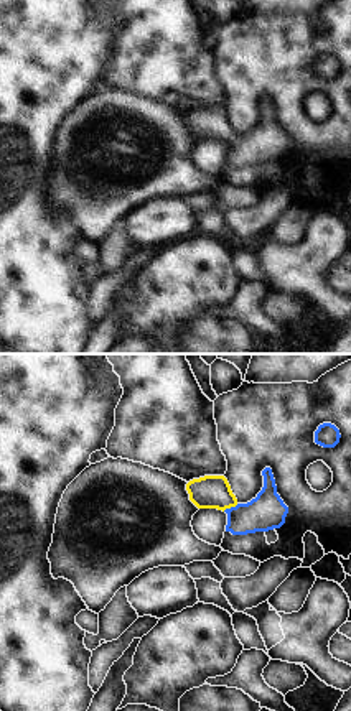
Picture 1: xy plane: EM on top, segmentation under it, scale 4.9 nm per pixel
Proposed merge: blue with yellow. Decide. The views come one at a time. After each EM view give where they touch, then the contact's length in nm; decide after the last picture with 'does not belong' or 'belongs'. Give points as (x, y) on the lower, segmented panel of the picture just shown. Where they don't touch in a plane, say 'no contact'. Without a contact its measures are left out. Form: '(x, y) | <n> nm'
(231, 507) | 90 nm

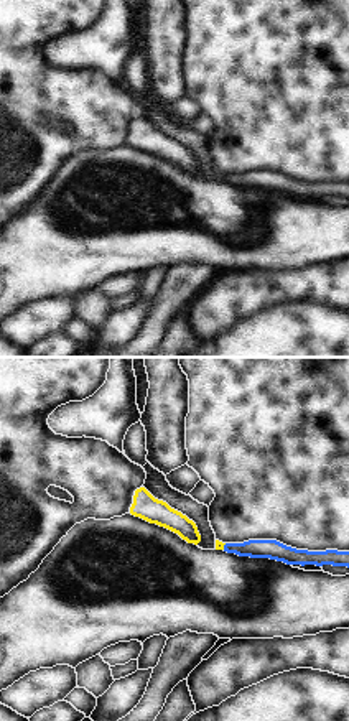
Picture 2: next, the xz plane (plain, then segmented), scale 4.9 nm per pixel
(224, 547) | 40 nm

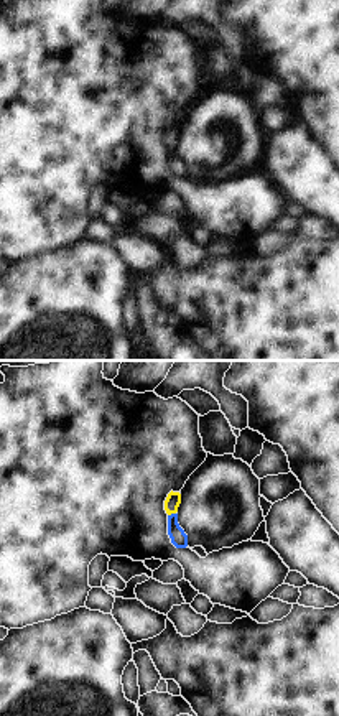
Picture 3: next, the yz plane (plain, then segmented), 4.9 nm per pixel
(171, 514) | 40 nm

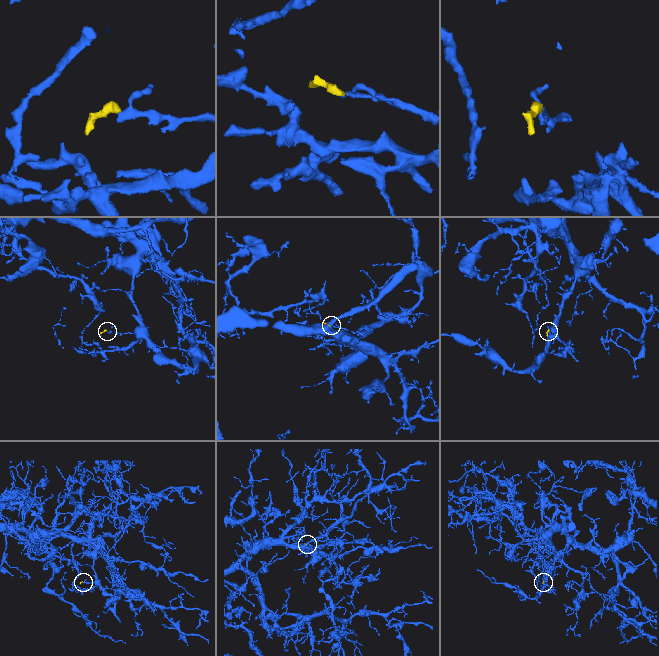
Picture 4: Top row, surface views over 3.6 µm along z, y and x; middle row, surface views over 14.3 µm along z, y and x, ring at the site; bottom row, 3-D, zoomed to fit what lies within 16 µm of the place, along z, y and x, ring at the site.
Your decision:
belongs

